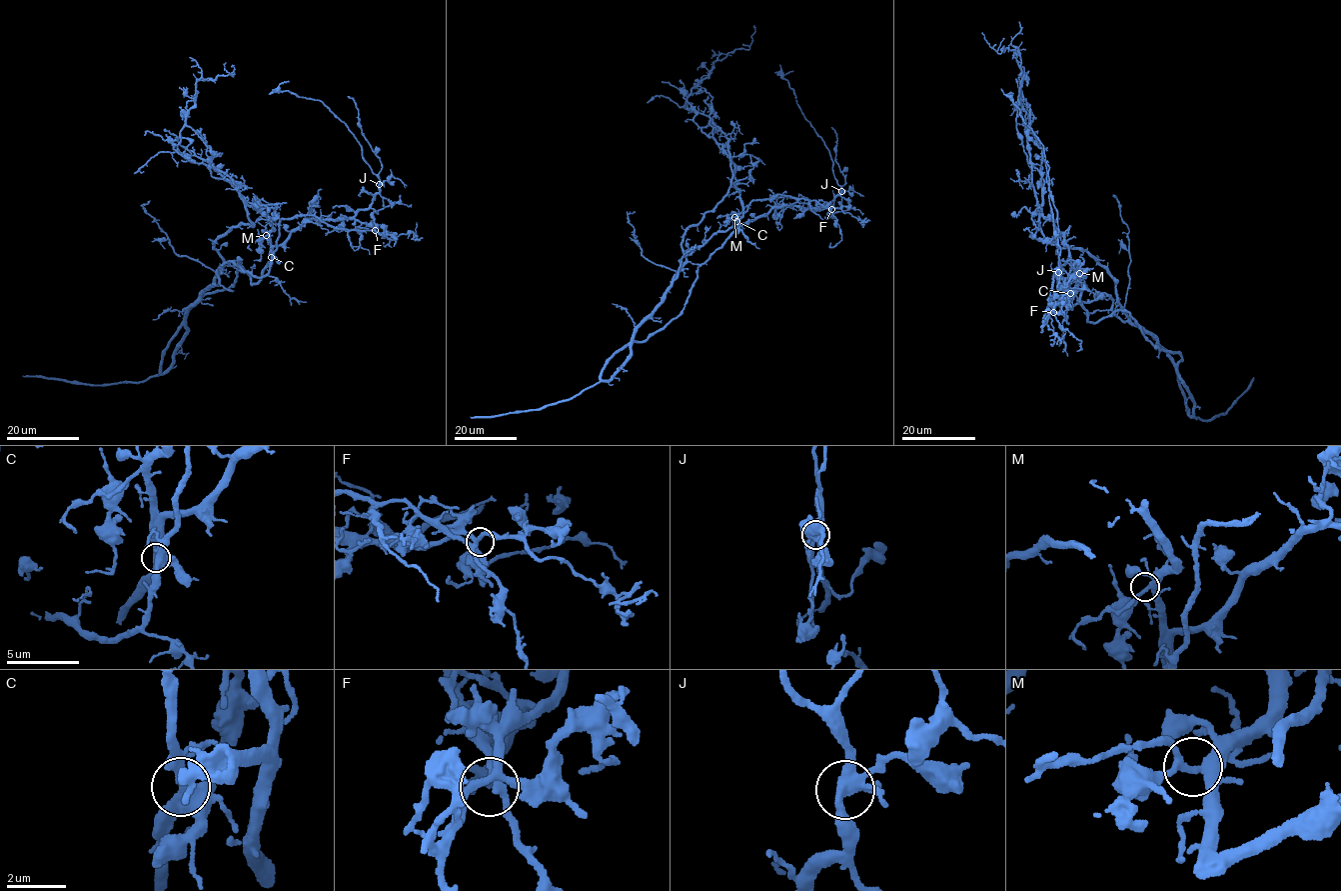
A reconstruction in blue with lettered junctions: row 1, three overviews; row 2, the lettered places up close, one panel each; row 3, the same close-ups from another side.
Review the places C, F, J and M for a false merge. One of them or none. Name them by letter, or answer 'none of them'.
none of them

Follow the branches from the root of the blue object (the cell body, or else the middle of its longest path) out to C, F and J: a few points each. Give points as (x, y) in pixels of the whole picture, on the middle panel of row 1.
C: (712, 252), (736, 230), (736, 221)
F: (712, 252), (735, 228), (774, 208), (831, 209)
J: (712, 252), (735, 228), (774, 208), (793, 206), (815, 210), (831, 201), (840, 191)

